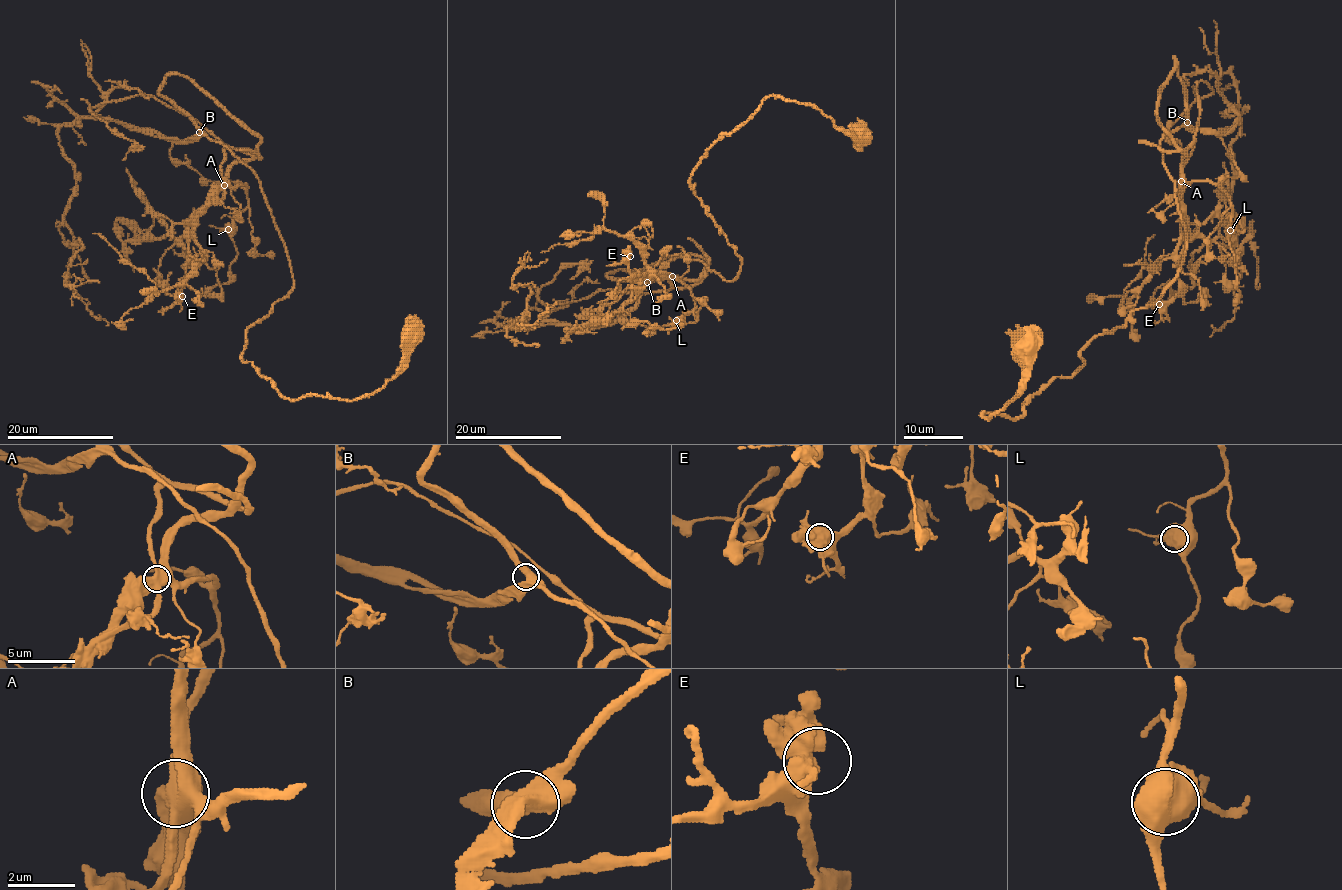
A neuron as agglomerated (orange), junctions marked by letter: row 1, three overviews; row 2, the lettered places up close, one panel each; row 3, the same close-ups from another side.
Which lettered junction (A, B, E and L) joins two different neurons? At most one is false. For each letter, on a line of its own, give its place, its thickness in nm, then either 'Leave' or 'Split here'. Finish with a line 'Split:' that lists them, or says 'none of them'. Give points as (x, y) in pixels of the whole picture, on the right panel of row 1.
A: Place: (1181, 181). Thickness 550 nm. Split here
B: Place: (1187, 122). Thickness 480 nm. Leave
E: Place: (1159, 304). Thickness 600 nm. Leave
L: Place: (1230, 230). Thickness 550 nm. Leave
Split: A

